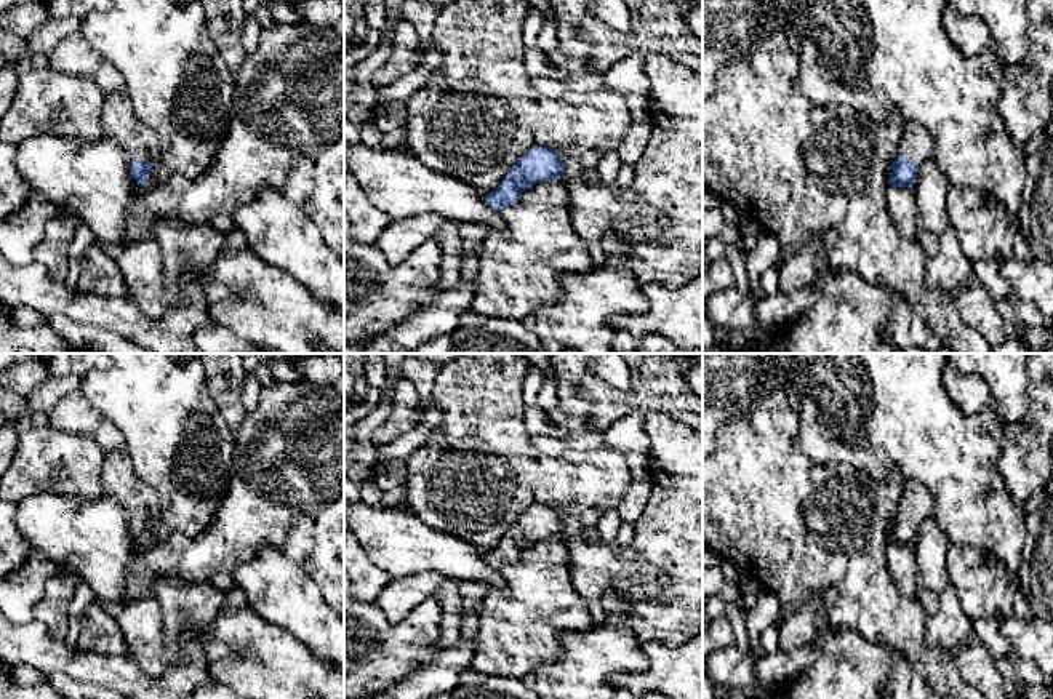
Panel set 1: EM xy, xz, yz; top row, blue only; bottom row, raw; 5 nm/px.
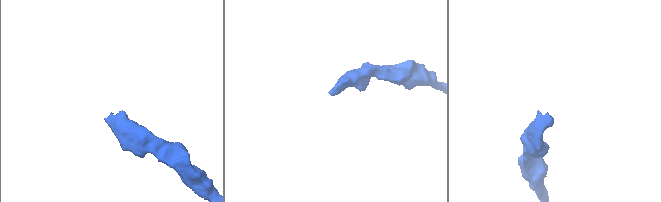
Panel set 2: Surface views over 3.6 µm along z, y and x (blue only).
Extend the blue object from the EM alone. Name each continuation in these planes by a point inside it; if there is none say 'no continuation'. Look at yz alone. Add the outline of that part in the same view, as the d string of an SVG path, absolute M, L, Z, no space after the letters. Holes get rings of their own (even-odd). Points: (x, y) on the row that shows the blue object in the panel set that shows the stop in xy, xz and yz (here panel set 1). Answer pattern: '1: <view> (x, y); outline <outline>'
1: yz (916, 144); outline M904 122L898 154L907 160L922 163L933 155L933 136L915 122Z

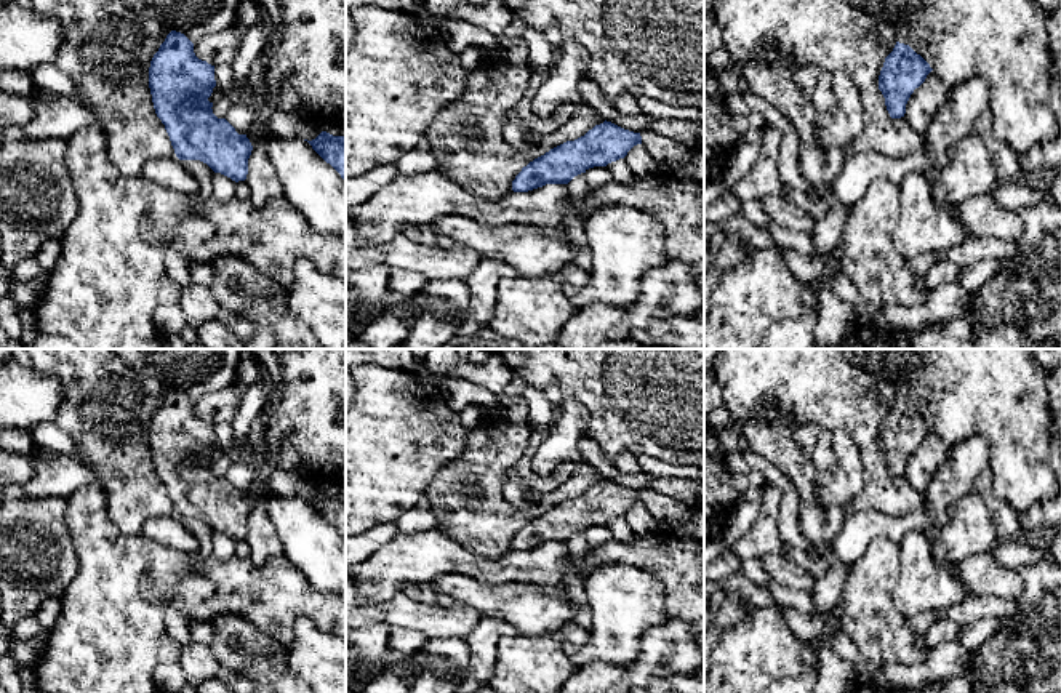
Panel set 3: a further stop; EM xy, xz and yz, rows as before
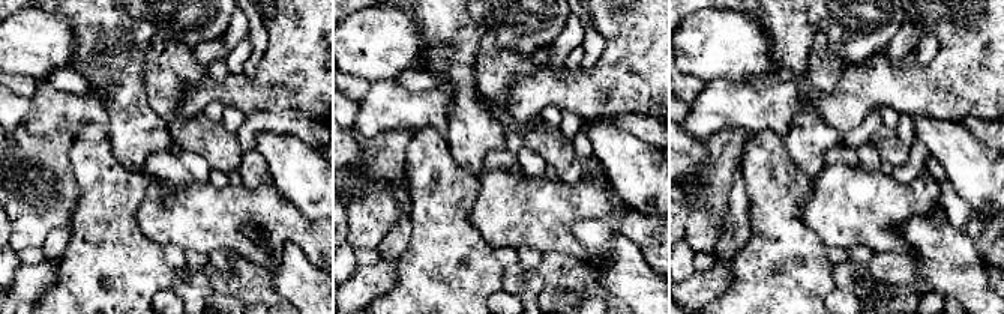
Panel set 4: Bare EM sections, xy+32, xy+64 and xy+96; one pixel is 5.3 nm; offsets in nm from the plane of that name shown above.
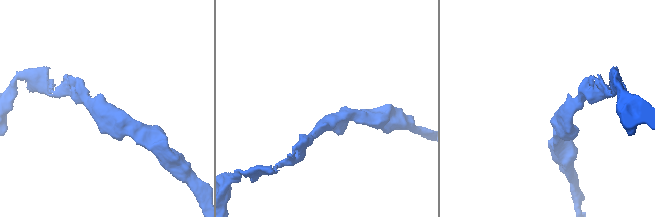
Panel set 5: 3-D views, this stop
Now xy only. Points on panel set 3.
no continuation

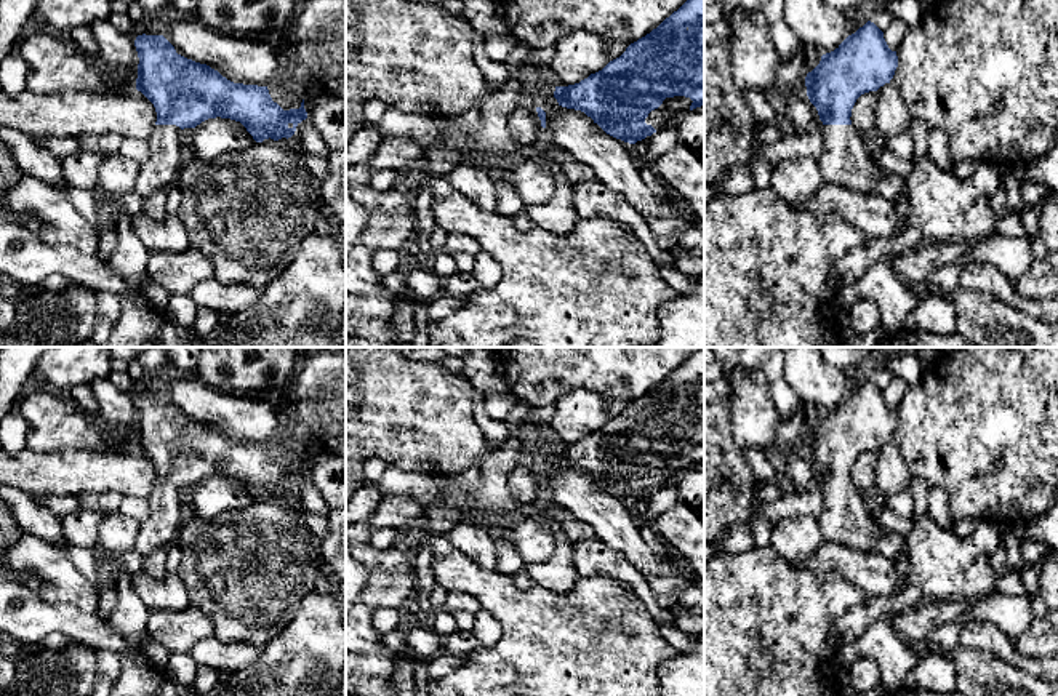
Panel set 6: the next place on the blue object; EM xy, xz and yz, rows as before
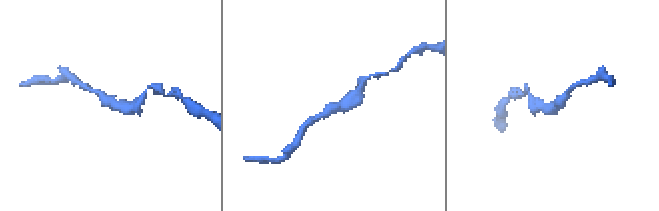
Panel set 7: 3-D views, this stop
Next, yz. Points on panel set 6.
1: yz (845, 162); outline M823 125L824 154L818 165L824 182L850 192L876 192L880 173L853 125Z

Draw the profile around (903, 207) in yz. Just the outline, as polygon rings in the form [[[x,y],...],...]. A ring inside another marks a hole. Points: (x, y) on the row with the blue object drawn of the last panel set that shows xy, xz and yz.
[[[904,192],[904,195],[901,198],[898,198],[895,202],[895,208],[896,208],[896,214],[898,214],[898,222],[900,222],[900,229],[895,235],[904,232],[908,227],[912,226],[911,219],[912,219],[912,208],[908,198],[908,194]]]

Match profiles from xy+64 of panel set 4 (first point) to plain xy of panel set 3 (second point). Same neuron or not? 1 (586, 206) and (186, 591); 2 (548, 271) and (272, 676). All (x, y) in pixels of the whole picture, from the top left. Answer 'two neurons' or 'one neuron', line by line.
1: one neuron
2: one neuron

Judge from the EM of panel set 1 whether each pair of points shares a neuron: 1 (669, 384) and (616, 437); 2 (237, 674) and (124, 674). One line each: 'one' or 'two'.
1: two
2: two

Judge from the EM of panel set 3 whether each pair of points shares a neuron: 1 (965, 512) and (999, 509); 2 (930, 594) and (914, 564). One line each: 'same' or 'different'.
1: different
2: same

